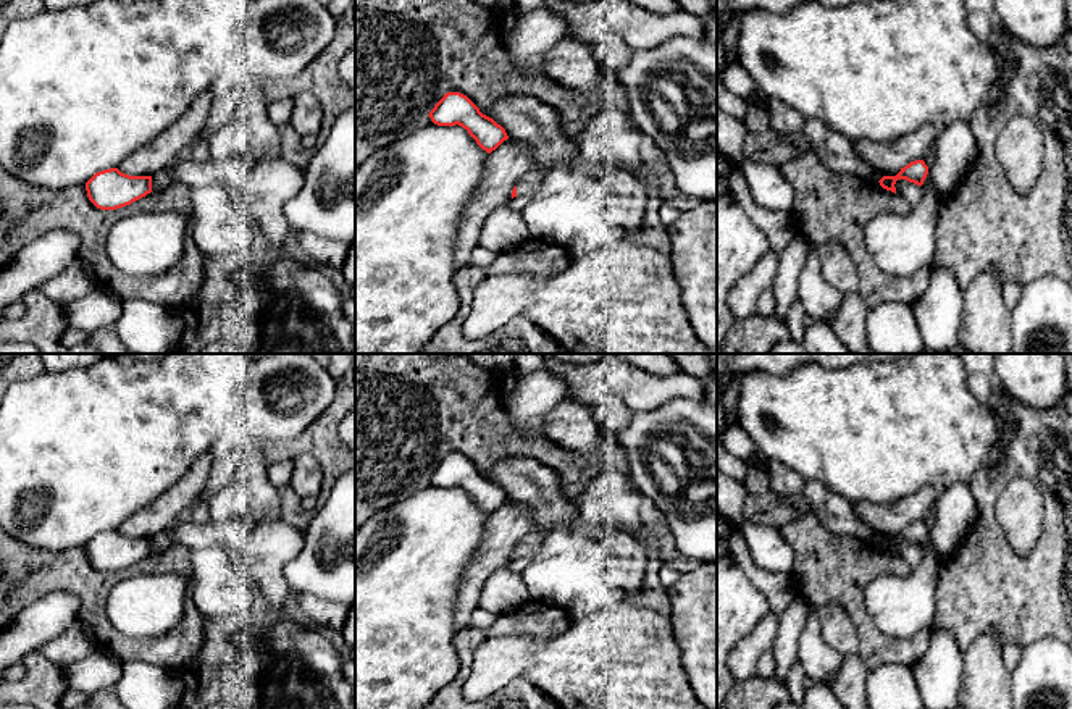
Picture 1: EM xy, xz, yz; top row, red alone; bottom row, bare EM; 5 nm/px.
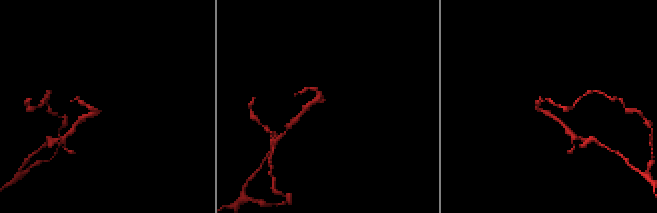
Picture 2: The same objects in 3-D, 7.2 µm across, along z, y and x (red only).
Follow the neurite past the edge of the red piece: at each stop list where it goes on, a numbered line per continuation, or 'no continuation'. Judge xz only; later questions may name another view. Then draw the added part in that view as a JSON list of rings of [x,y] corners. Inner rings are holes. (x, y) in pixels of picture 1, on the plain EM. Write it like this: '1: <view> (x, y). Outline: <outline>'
1: xz (552, 578). Outline: [[[533,531],[517,544],[517,557],[526,557],[528,567],[523,573],[533,599],[542,598],[546,604],[565,609],[578,596],[572,557],[555,552],[542,557],[544,533]]]

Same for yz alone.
no continuation

